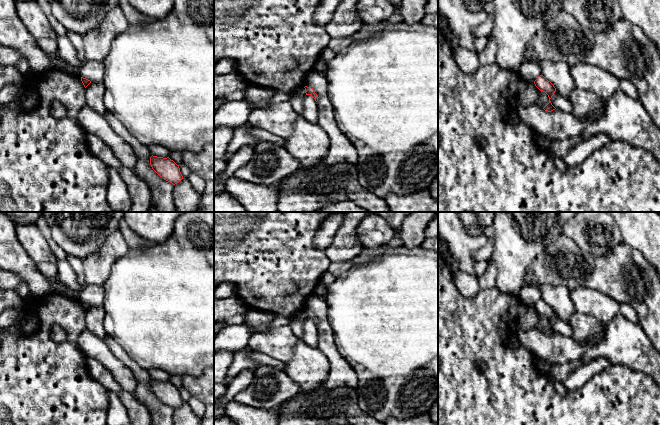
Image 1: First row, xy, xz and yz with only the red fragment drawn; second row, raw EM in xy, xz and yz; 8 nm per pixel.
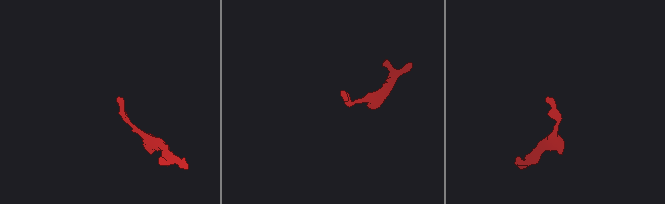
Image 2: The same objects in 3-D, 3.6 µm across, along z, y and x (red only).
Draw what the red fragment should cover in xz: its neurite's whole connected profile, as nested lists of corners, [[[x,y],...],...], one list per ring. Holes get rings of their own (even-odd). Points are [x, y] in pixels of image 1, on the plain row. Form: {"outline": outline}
{"outline": [[[307,310],[301,313],[298,313],[296,315],[290,316],[289,319],[291,322],[304,321],[305,319],[311,319],[315,323],[316,326],[318,325],[318,319],[315,317],[314,313]]]}

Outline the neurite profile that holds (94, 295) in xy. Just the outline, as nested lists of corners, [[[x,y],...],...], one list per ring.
[[[86,285],[79,293],[80,301],[93,305],[101,305],[104,301],[105,292],[103,286]]]

